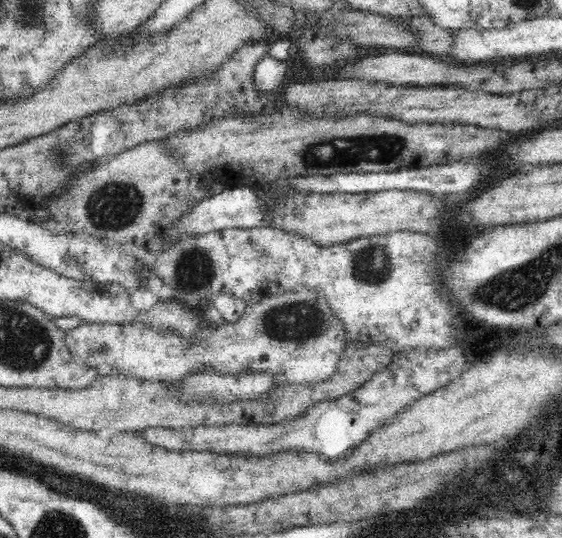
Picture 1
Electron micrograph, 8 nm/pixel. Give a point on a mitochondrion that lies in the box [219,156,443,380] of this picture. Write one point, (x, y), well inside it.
(294, 321)

